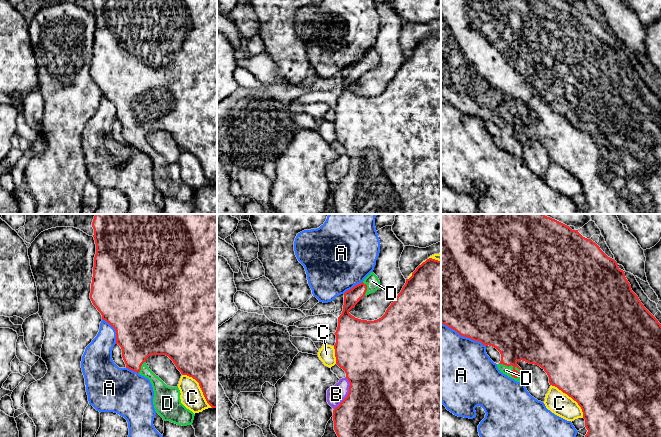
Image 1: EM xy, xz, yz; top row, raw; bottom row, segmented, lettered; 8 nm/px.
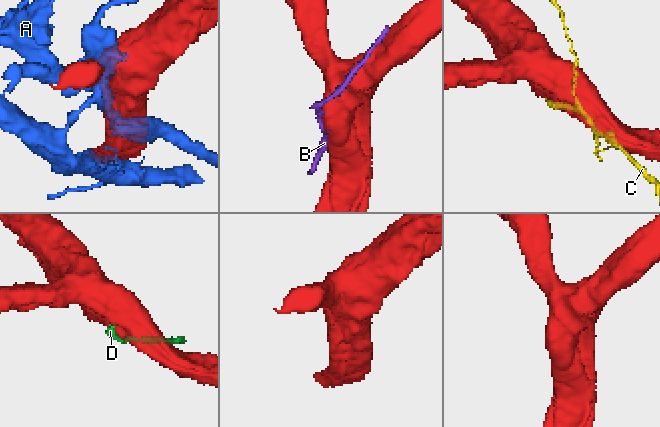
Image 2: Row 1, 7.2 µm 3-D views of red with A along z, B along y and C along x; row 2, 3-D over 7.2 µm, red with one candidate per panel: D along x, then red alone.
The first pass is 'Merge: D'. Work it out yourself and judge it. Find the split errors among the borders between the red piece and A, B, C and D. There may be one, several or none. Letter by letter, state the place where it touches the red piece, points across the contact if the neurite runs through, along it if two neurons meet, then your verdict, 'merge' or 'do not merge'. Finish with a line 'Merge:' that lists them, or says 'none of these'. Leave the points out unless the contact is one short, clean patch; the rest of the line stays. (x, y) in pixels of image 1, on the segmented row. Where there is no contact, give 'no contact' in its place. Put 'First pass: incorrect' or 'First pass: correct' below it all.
A: contact yz (463, 336); do not merge
B: contact xz (348, 393); do not merge
C: contact yz (571, 397); do not merge
D: contact yz (510, 365); merge
Merge: D
First pass: correct

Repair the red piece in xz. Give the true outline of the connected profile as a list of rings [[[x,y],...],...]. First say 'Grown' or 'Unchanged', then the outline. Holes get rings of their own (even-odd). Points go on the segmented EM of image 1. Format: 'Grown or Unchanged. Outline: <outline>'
Grown. Outline: [[[429,258],[412,273],[395,301],[387,308],[385,314],[374,321],[355,318],[349,311],[364,297],[379,289],[380,281],[371,272],[362,283],[344,293],[342,314],[338,317],[336,343],[334,345],[336,364],[346,373],[349,393],[333,410],[334,430],[338,437],[441,437],[441,261]]]

